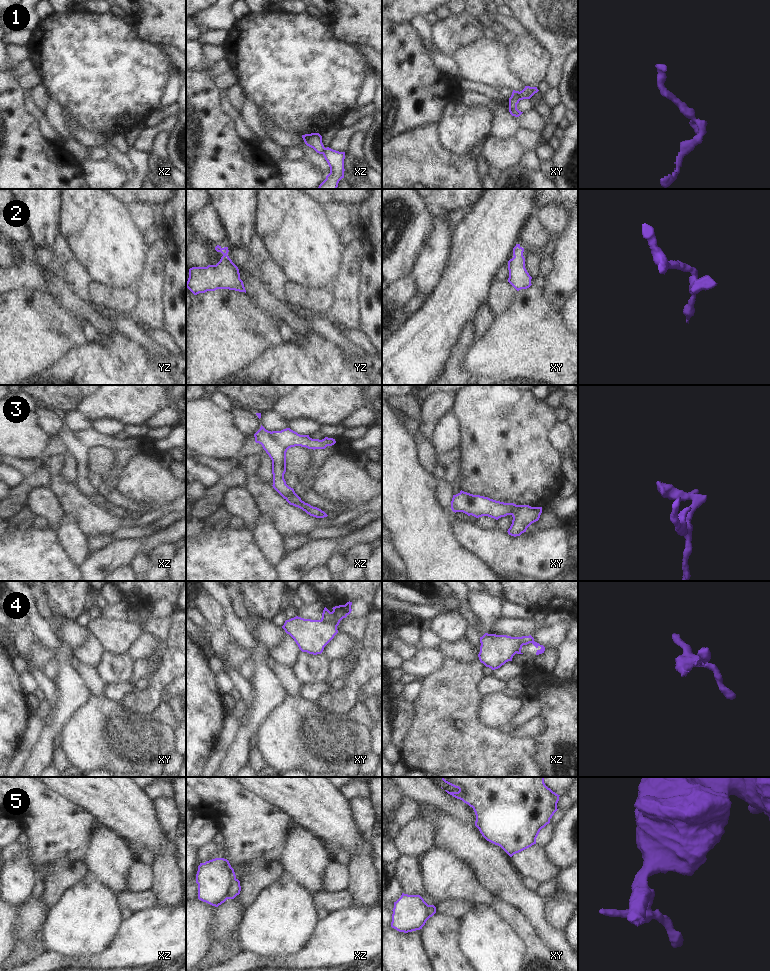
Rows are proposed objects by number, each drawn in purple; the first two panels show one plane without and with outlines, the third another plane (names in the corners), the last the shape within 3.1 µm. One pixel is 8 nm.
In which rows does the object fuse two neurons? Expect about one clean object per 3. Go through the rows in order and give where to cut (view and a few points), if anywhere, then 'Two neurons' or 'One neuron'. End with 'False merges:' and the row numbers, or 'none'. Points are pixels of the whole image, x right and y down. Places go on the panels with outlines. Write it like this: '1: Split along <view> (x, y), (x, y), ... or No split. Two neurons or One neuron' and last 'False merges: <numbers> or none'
1: Split along xy (520, 92), (519, 99). Two neurons
2: No split. One neuron
3: No split. One neuron
4: Split along xy (332, 612), (330, 620), (320, 620). Two neurons
5: Split along xz (235, 878), (226, 898). Two neurons
False merges: 1, 4, 5

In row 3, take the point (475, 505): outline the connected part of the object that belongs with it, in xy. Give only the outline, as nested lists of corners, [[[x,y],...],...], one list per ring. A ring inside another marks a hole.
[[[462,490],[458,494],[453,495],[451,509],[455,513],[463,512],[476,518],[488,516],[498,520],[501,517],[511,515],[513,520],[507,532],[514,537],[526,532],[532,523],[539,520],[542,513],[542,507],[504,503]]]

